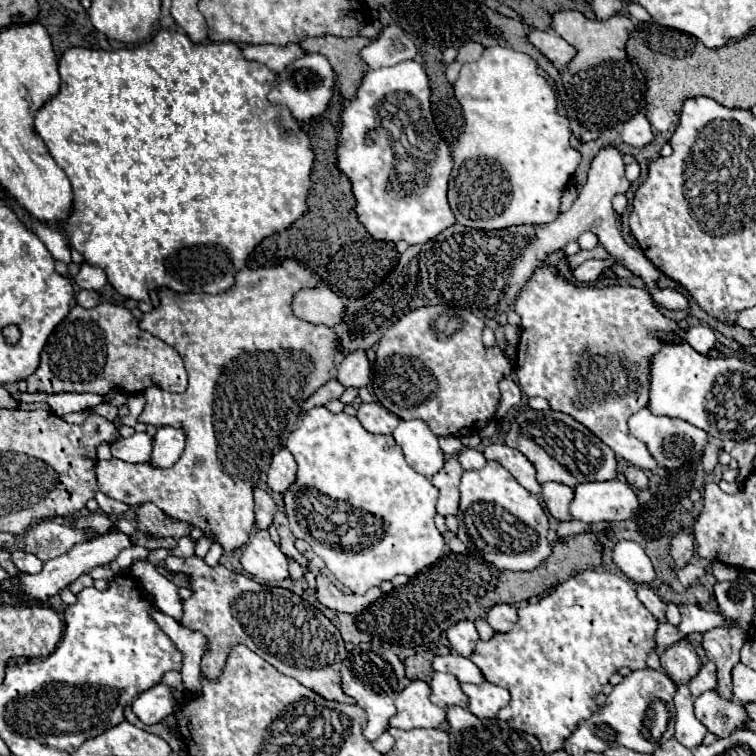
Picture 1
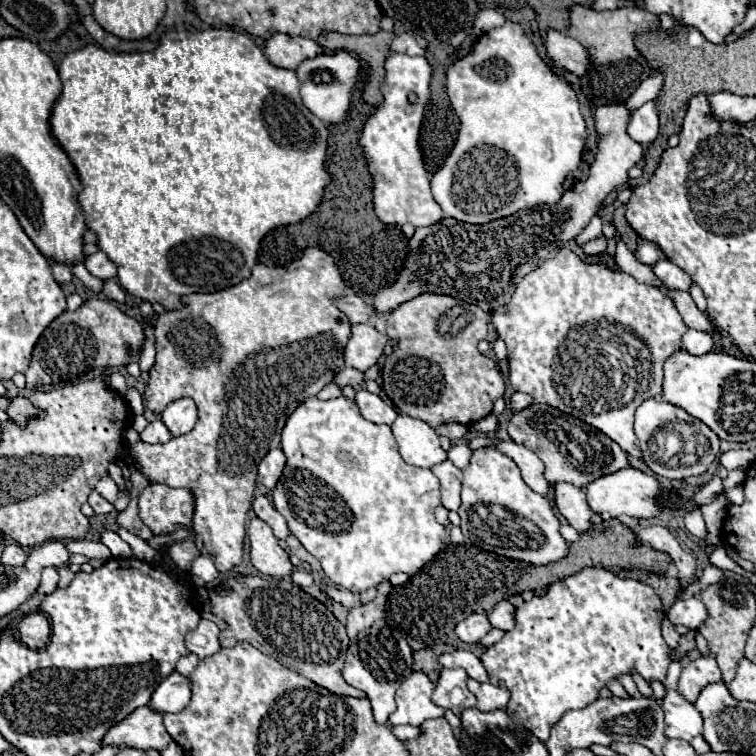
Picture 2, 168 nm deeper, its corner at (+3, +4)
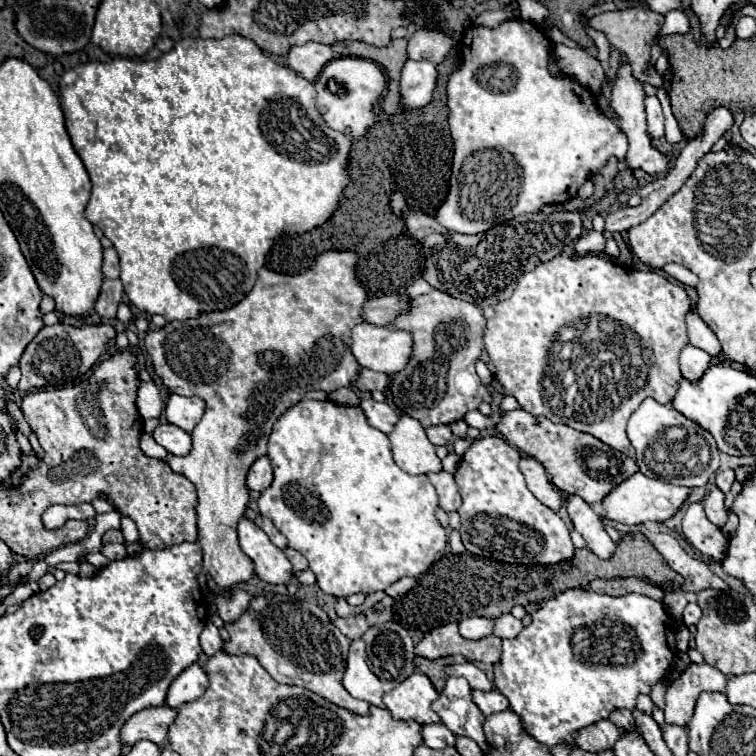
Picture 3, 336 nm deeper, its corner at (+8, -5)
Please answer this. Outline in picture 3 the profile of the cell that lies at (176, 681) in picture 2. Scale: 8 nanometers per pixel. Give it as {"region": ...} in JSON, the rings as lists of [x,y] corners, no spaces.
{"region":[[[196,663],[188,669],[184,669],[170,685],[168,695],[166,695],[166,705],[172,709],[178,709],[184,703],[190,703],[198,699],[208,687],[208,677],[204,675],[202,667]]]}

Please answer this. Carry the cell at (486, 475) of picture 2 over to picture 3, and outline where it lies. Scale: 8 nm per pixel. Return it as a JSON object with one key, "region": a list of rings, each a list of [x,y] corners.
{"region":[[[500,437],[476,439],[460,459],[454,477],[462,495],[462,507],[458,509],[462,525],[458,531],[464,547],[478,557],[504,563],[556,565],[560,561],[570,561],[574,545],[568,527],[526,489],[518,461],[520,451]]]}

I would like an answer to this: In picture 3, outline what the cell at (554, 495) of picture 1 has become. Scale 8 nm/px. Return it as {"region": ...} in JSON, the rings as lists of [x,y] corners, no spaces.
{"region":[[[570,495],[566,501],[566,509],[574,529],[584,537],[588,549],[600,559],[608,559],[616,549],[616,543],[604,531],[602,517],[592,509],[592,505],[588,505],[578,495]]]}

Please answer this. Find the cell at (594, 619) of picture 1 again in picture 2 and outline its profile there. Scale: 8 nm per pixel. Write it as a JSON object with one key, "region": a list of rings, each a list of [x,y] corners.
{"region":[[[585,568],[565,580],[555,582],[553,586],[549,586],[547,594],[543,596],[535,596],[533,600],[525,602],[521,608],[517,608],[517,624],[511,632],[505,632],[503,640],[493,644],[491,648],[485,650],[485,654],[481,656],[481,662],[485,666],[485,670],[489,672],[489,680],[491,684],[505,688],[511,692],[511,700],[507,704],[507,714],[513,718],[513,722],[517,722],[519,726],[525,726],[527,730],[531,730],[541,742],[547,742],[551,728],[559,722],[559,718],[567,712],[567,710],[581,710],[585,706],[589,706],[593,700],[599,698],[599,690],[603,686],[607,686],[609,680],[619,678],[621,674],[631,674],[631,670],[637,670],[649,684],[651,682],[663,682],[665,674],[667,674],[667,666],[669,666],[669,646],[665,644],[663,636],[661,636],[661,600],[655,594],[655,590],[639,580],[629,580],[629,578],[617,578],[613,572],[607,572],[603,568]]]}

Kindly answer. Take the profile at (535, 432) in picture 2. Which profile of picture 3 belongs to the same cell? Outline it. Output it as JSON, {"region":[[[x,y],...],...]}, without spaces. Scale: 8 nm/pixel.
{"region":[[[524,409],[508,411],[498,423],[498,431],[512,447],[540,461],[546,467],[550,481],[560,491],[568,495],[578,495],[590,505],[600,503],[600,499],[608,495],[612,487],[616,487],[618,483],[622,483],[624,479],[638,471],[636,461],[632,457],[604,445],[596,437],[580,433],[568,425],[556,425],[546,417],[534,417]]]}

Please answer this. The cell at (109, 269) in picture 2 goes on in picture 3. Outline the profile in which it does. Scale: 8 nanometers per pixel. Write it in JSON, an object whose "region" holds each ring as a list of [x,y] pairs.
{"region":[[[110,247],[110,249],[104,249],[104,263],[102,263],[102,273],[106,279],[118,279],[120,275],[120,265],[118,265],[118,255],[116,251]]]}

